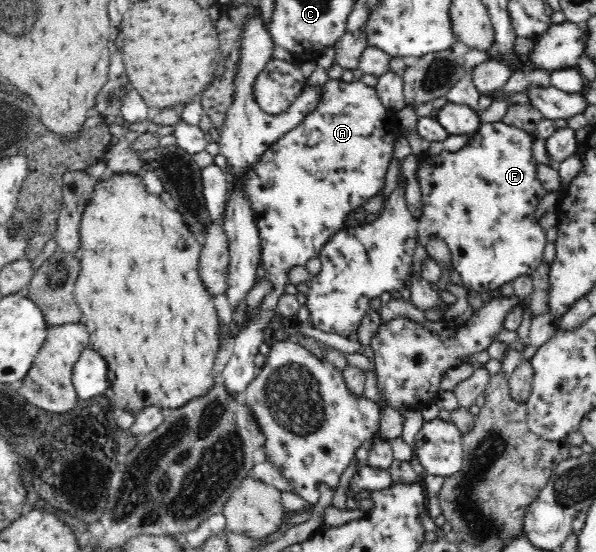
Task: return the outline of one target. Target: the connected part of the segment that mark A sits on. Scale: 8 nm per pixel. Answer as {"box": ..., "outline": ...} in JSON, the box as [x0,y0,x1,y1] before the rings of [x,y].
{"box":[222,79,401,397],"outline":[[[329,79],[323,85],[323,93],[317,107],[305,117],[305,121],[271,145],[261,157],[261,161],[242,175],[242,192],[250,201],[261,238],[260,263],[267,272],[266,277],[272,285],[272,290],[263,297],[253,321],[235,337],[233,353],[222,374],[223,386],[229,394],[243,397],[246,387],[257,375],[253,361],[259,351],[259,345],[265,340],[263,331],[269,327],[275,315],[278,315],[277,301],[285,294],[285,286],[289,285],[289,269],[304,267],[309,259],[318,257],[327,241],[346,229],[345,222],[349,213],[360,205],[377,200],[383,190],[385,174],[394,158],[395,141],[401,137],[401,129],[389,129],[385,125],[389,117],[387,109],[383,107],[375,88],[360,81]]]}

